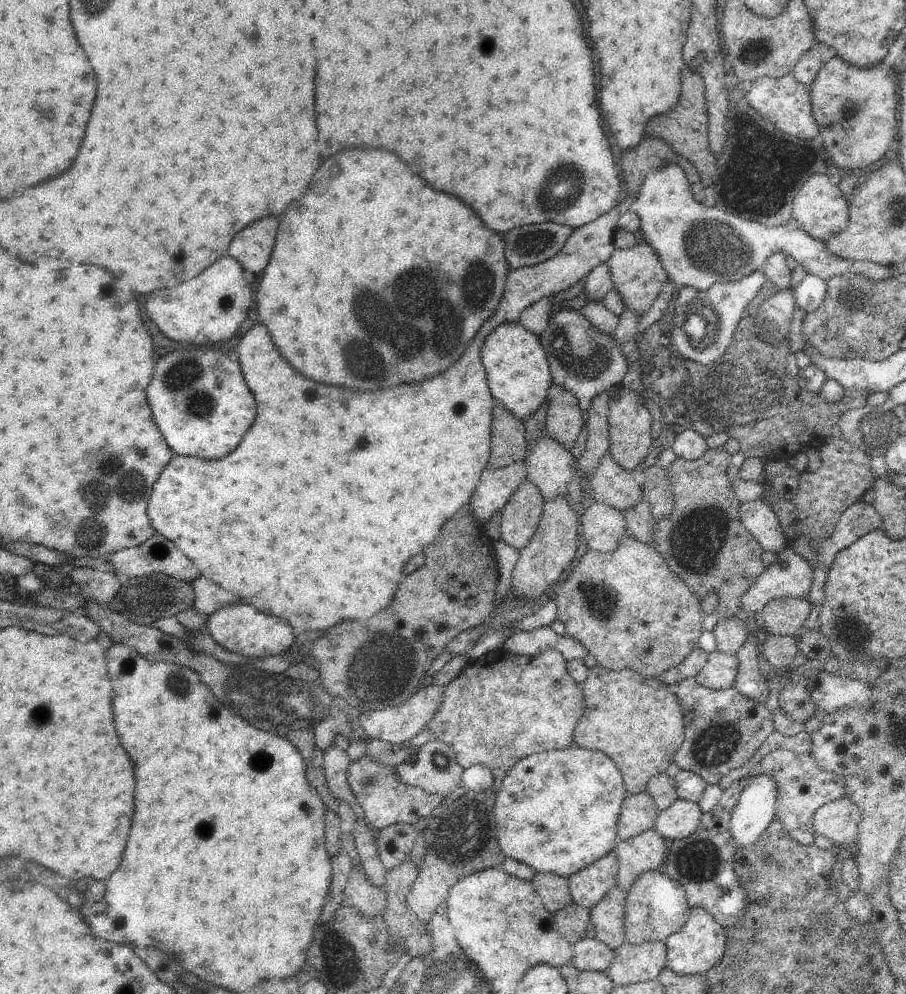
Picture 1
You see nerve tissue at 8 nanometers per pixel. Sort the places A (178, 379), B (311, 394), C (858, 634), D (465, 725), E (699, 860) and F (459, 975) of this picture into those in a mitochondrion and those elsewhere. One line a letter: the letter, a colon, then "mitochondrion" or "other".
A: mitochondrion
B: other
C: mitochondrion
D: other
E: mitochondrion
F: mitochondrion

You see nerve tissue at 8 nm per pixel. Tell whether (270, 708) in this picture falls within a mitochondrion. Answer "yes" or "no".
yes

